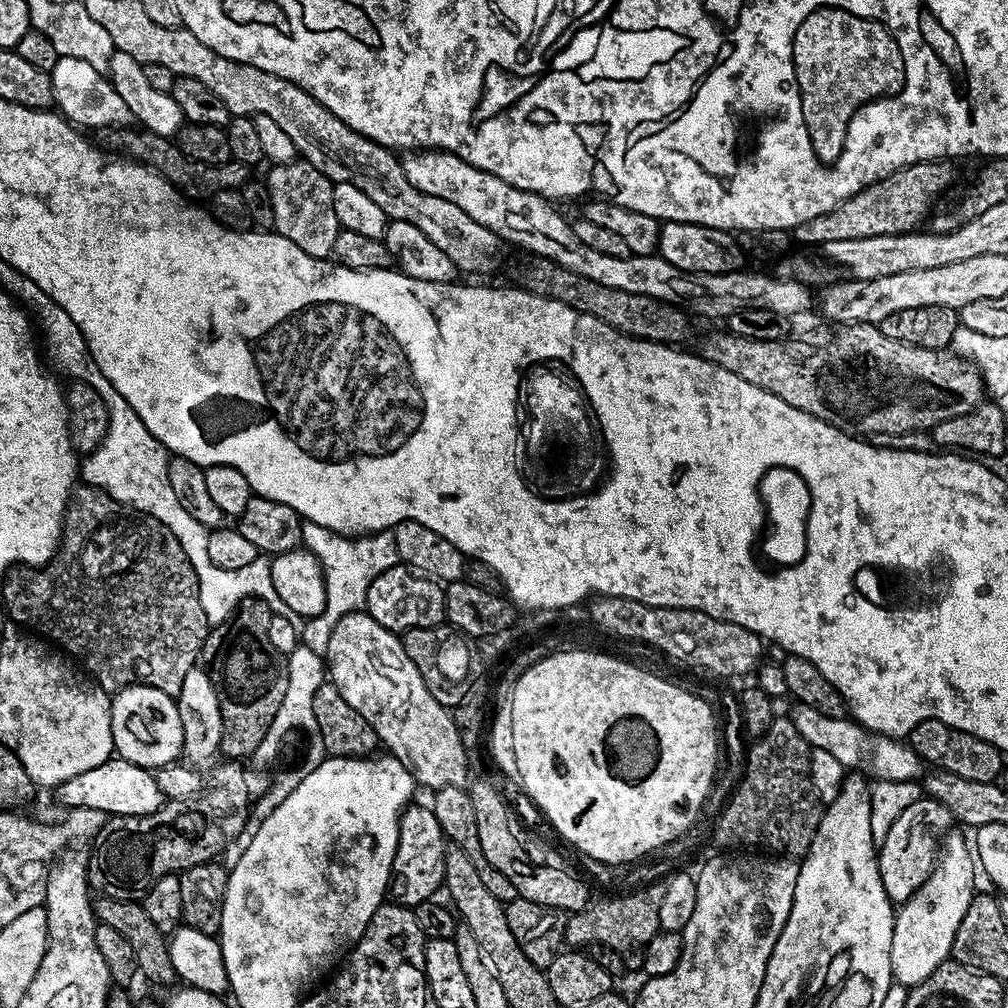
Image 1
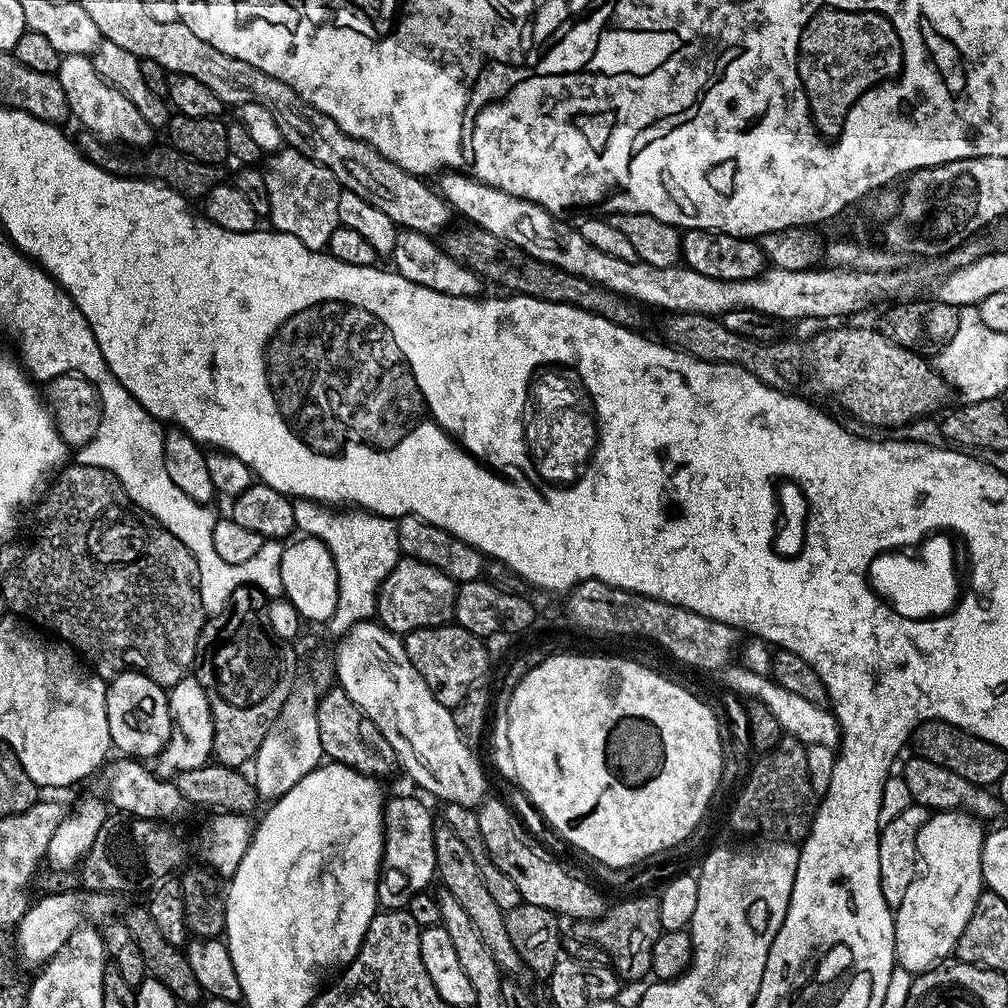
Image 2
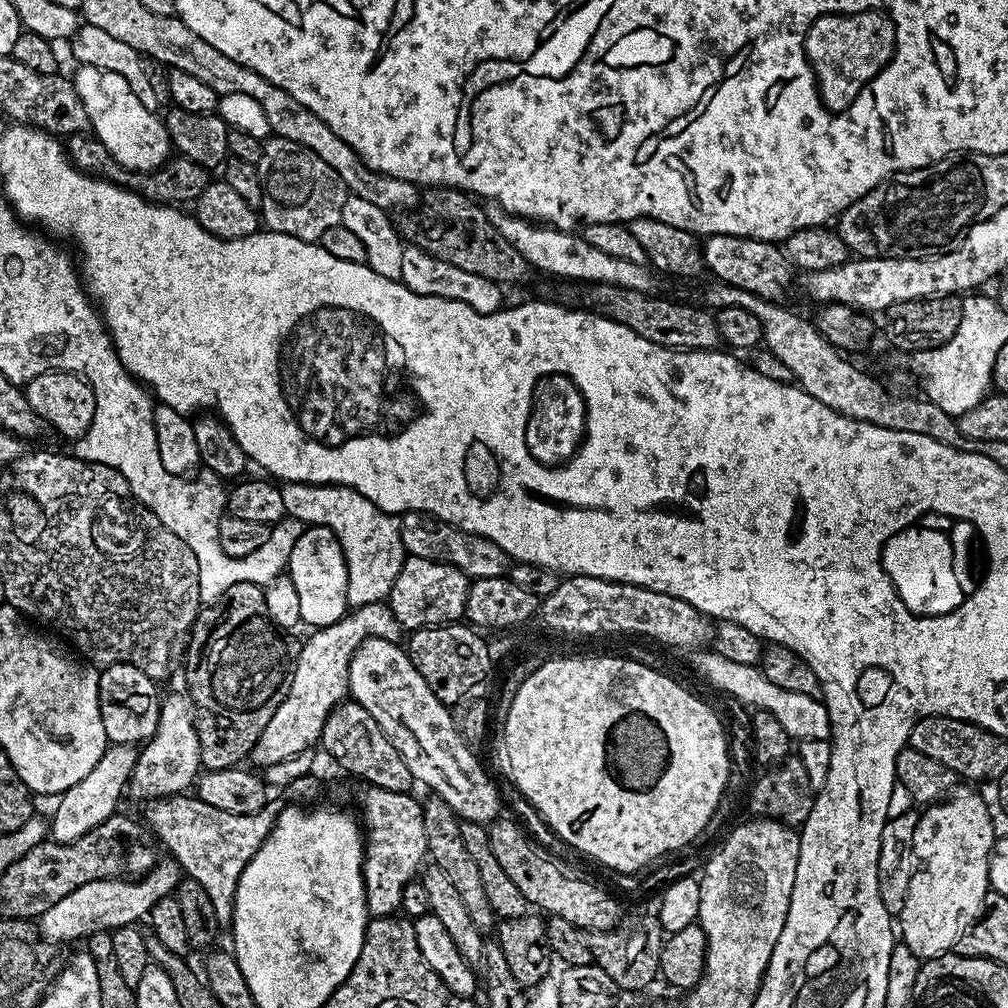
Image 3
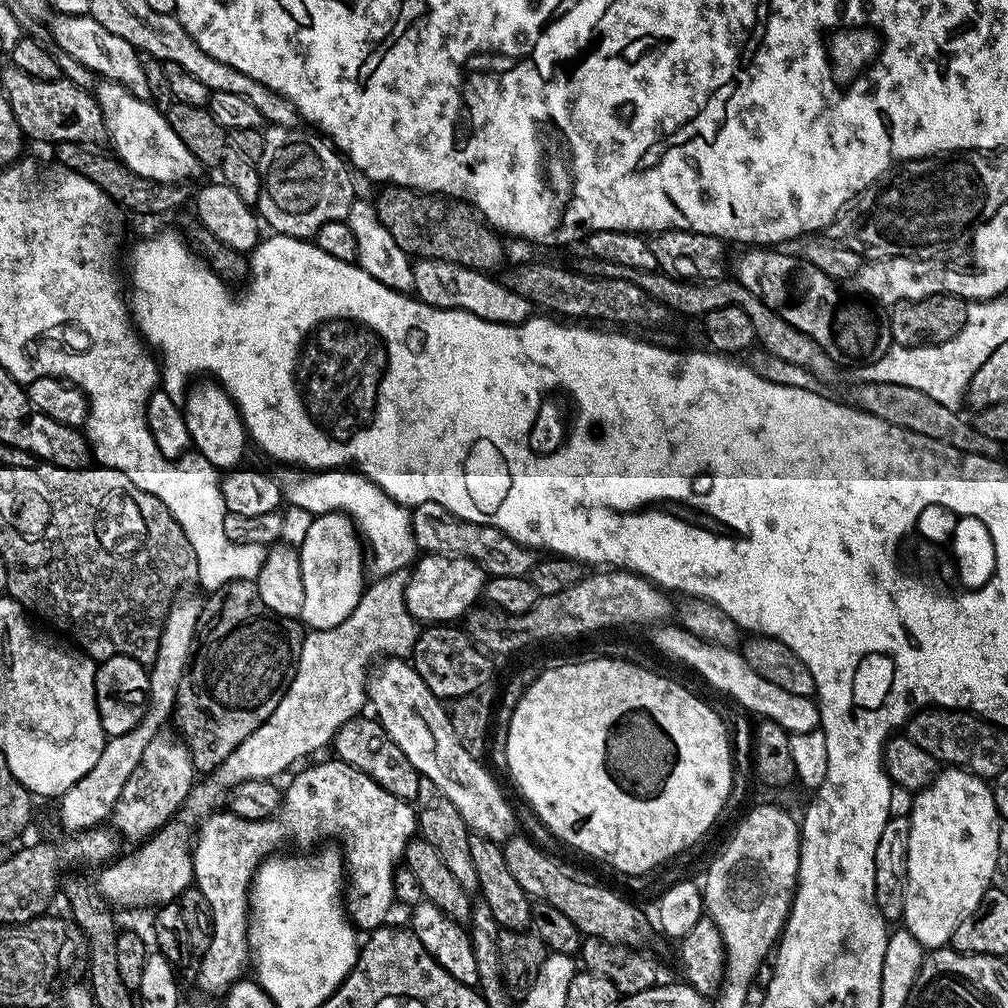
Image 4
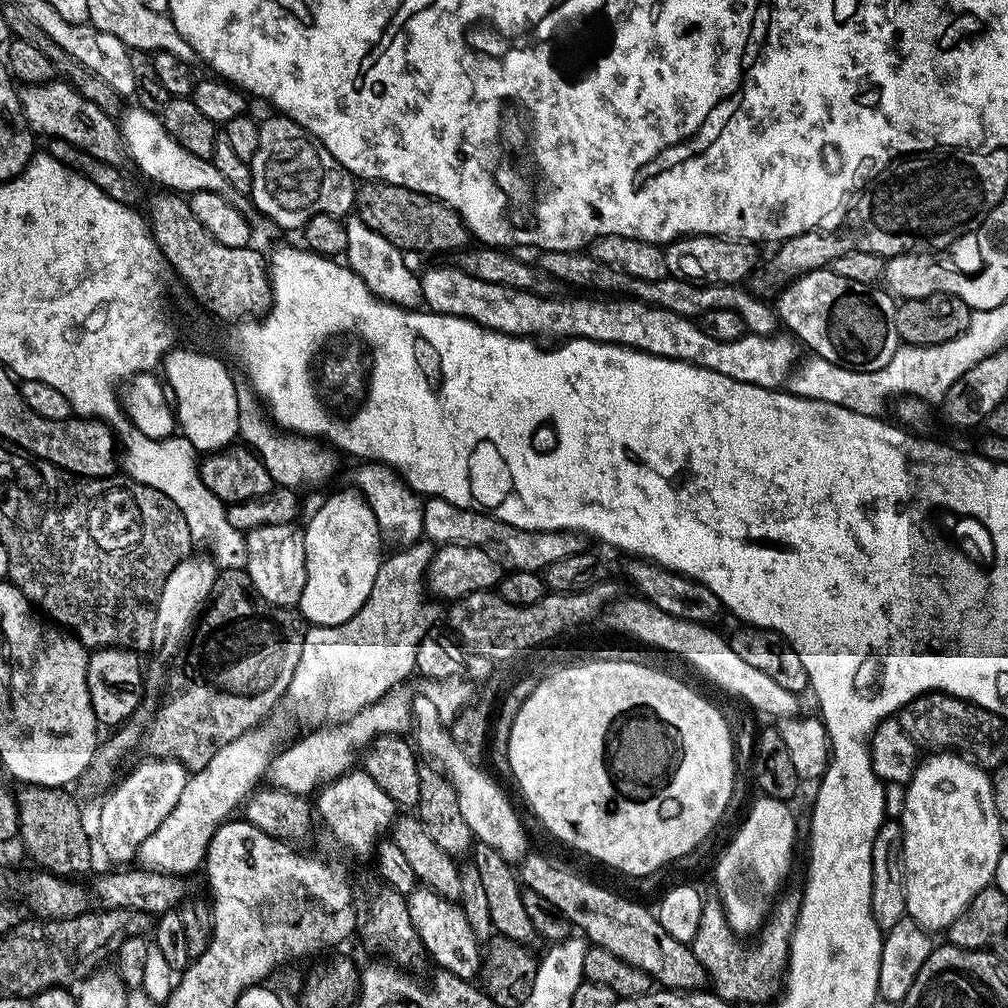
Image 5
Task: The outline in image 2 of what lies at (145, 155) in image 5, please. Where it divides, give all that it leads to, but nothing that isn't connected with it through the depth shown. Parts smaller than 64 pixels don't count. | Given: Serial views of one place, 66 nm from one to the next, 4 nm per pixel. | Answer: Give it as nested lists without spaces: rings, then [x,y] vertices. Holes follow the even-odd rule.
[[[64,56],[60,62],[58,75],[62,94],[66,94],[69,113],[74,120],[76,116],[81,129],[93,132],[113,145],[129,144],[132,148],[144,150],[153,143],[152,124],[146,122],[146,118],[142,118],[138,106],[134,106],[134,102],[130,102],[130,98],[126,98],[124,92],[118,91],[116,87],[101,78],[88,56]]]

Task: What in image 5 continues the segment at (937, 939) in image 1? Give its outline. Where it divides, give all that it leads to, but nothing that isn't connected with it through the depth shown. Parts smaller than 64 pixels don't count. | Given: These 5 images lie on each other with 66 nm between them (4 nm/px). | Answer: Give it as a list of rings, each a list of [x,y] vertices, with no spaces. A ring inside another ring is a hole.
[[[933,751],[921,759],[920,765],[916,768],[914,778],[906,785],[905,808],[899,817],[899,821],[900,825],[904,827],[904,858],[902,863],[904,865],[907,915],[920,923],[924,929],[934,930],[934,928],[940,928],[940,930],[947,930],[950,922],[954,922],[954,918],[958,918],[958,914],[962,914],[962,910],[966,910],[966,906],[972,901],[974,894],[978,894],[978,890],[987,888],[993,883],[996,867],[998,866],[998,858],[1005,847],[1004,836],[1000,833],[1002,821],[998,810],[994,806],[994,790],[992,789],[991,775],[981,768],[979,764],[973,762],[967,755],[961,754],[959,751]]]

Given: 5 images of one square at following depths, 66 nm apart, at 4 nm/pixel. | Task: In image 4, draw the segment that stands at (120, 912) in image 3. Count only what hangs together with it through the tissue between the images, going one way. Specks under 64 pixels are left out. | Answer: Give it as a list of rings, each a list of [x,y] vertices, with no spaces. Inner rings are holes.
[[[169,822],[152,833],[137,847],[141,847],[137,852],[121,855],[99,869],[96,886],[109,905],[117,909],[140,908],[143,904],[161,906],[175,901],[187,888],[193,887],[190,832],[176,823]]]

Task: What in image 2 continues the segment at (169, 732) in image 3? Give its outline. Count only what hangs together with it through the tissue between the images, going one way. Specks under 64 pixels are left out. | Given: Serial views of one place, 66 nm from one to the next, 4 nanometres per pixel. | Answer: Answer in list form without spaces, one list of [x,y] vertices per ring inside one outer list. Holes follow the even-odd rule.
[[[195,675],[181,678],[173,688],[167,689],[168,705],[172,715],[172,733],[168,745],[155,757],[154,768],[161,777],[175,778],[182,770],[194,770],[213,759],[214,722],[210,714],[210,702],[206,690],[197,682]]]

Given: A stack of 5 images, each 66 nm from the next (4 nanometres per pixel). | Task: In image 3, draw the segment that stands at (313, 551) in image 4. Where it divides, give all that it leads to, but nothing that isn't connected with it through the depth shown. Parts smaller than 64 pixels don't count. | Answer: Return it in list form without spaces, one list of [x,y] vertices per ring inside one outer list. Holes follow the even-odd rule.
[[[313,524],[301,531],[298,542],[294,542],[294,550],[290,550],[286,574],[298,590],[301,621],[305,625],[312,624],[313,629],[325,628],[337,624],[349,611],[346,558],[338,538],[329,528]]]

